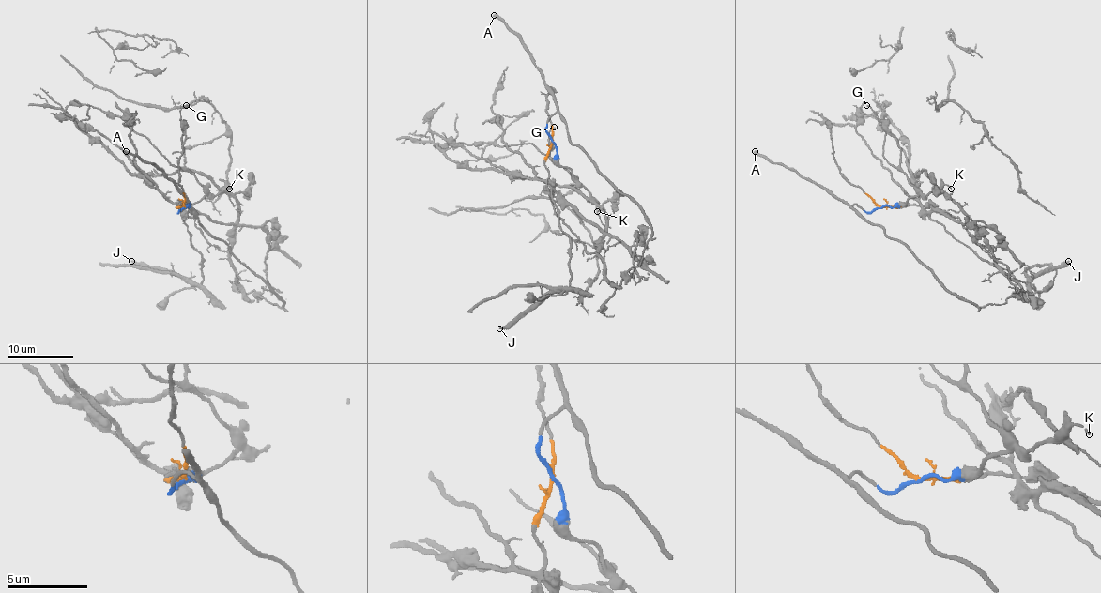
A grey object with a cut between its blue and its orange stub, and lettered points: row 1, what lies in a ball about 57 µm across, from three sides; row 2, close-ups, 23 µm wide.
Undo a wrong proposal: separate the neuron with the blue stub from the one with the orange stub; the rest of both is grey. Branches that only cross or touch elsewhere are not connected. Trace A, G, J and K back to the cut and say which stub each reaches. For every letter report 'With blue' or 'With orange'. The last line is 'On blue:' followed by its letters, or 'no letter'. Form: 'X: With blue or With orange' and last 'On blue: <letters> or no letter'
A: With blue
G: With blue
J: With orange
K: With blue
On blue: A, G, K

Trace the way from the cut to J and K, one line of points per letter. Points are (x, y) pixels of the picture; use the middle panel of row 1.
J: (551, 141), (551, 149), (544, 162), (558, 222), (570, 237), (571, 282), (568, 287), (556, 287), (499, 328)
K: (551, 141), (556, 149), (556, 160), (571, 171), (573, 177), (598, 205), (598, 210)

